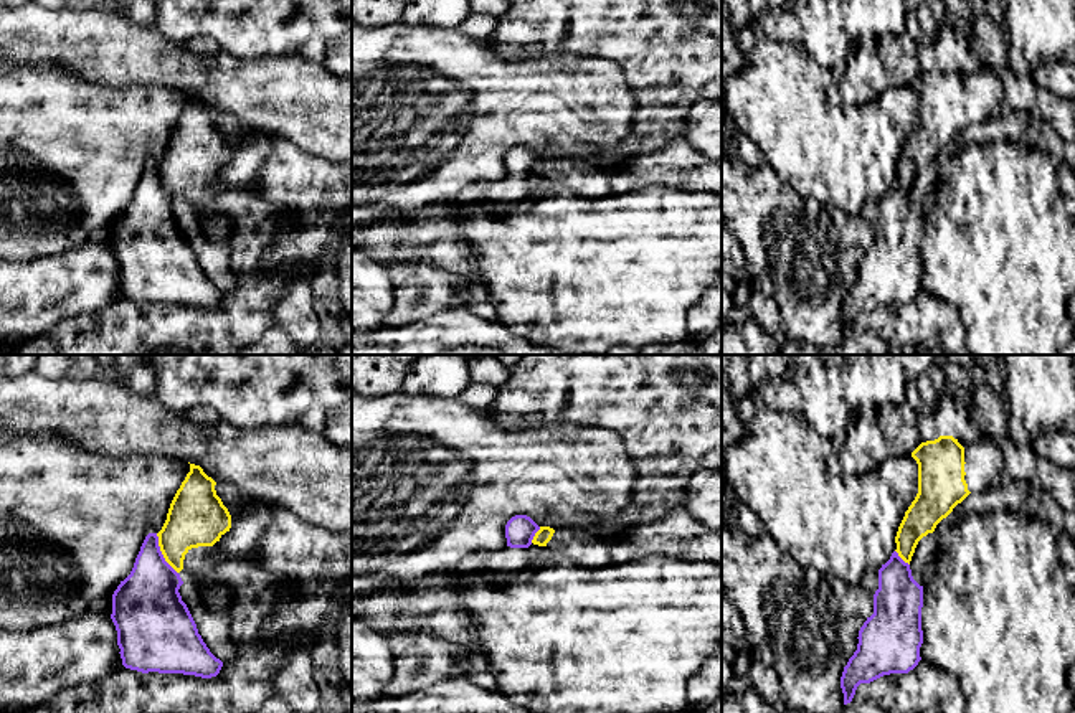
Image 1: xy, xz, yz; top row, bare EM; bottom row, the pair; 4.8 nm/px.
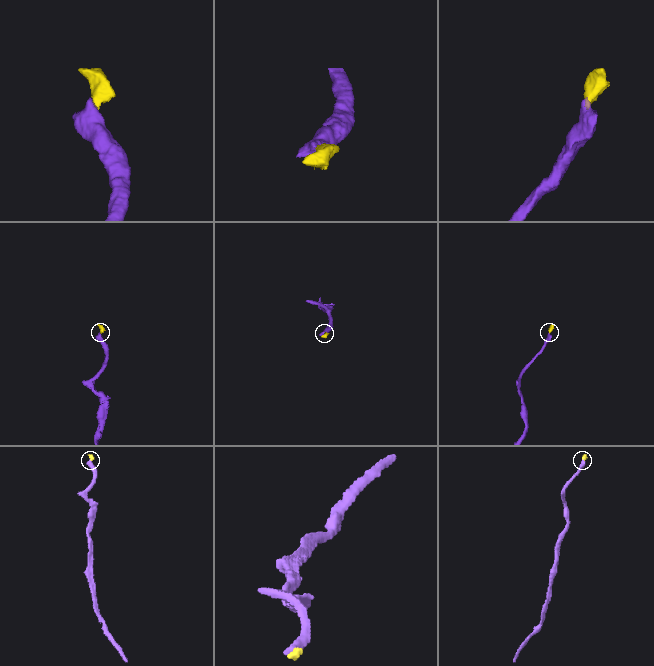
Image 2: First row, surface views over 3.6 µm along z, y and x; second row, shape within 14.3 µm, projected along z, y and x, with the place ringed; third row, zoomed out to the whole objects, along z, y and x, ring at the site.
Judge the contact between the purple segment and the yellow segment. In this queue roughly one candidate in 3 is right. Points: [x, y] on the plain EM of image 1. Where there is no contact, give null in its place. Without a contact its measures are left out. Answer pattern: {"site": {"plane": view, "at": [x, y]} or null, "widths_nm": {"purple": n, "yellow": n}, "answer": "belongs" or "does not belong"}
{"site": {"plane": "xy", "at": [161, 184]}, "widths_nm": {"purple": 320, "yellow": 280}, "answer": "does not belong"}

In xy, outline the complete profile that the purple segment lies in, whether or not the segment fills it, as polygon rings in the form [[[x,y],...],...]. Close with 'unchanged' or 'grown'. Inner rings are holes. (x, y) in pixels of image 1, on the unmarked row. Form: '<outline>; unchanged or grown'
[[[149,163],[130,205],[112,224],[111,249],[125,299],[201,309],[220,304],[223,292],[198,264],[178,223],[182,215],[160,182],[157,163]]]; unchanged

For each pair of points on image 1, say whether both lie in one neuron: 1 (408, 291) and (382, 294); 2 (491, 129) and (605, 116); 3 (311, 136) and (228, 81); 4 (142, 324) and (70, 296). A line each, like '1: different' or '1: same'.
1: different
2: same
3: same
4: different

